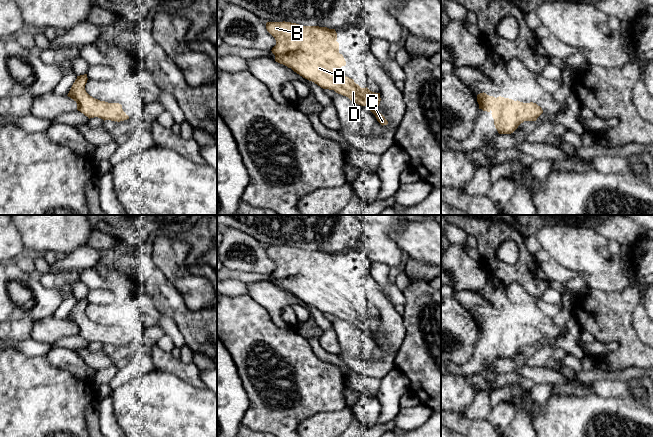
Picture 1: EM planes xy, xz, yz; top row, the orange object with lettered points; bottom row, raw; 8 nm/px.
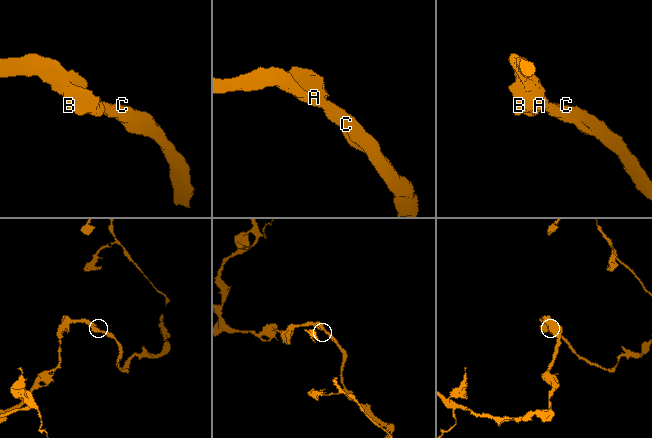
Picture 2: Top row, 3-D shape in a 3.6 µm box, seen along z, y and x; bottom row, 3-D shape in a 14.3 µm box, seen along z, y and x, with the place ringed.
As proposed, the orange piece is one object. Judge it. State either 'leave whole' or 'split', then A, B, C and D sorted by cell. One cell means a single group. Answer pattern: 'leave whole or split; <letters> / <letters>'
leave whole; A B C D

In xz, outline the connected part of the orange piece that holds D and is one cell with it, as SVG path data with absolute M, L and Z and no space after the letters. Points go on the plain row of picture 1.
M285 245L267 246L266 253L276 264L271 274L276 286L323 313L334 314L352 326L368 331L382 350L388 348L377 335L380 317L361 312L343 298L341 291L346 289L346 285L339 277L335 253Z

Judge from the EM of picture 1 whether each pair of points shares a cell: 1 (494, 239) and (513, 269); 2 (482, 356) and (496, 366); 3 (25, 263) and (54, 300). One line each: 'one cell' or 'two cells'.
1: one cell
2: two cells
3: two cells

